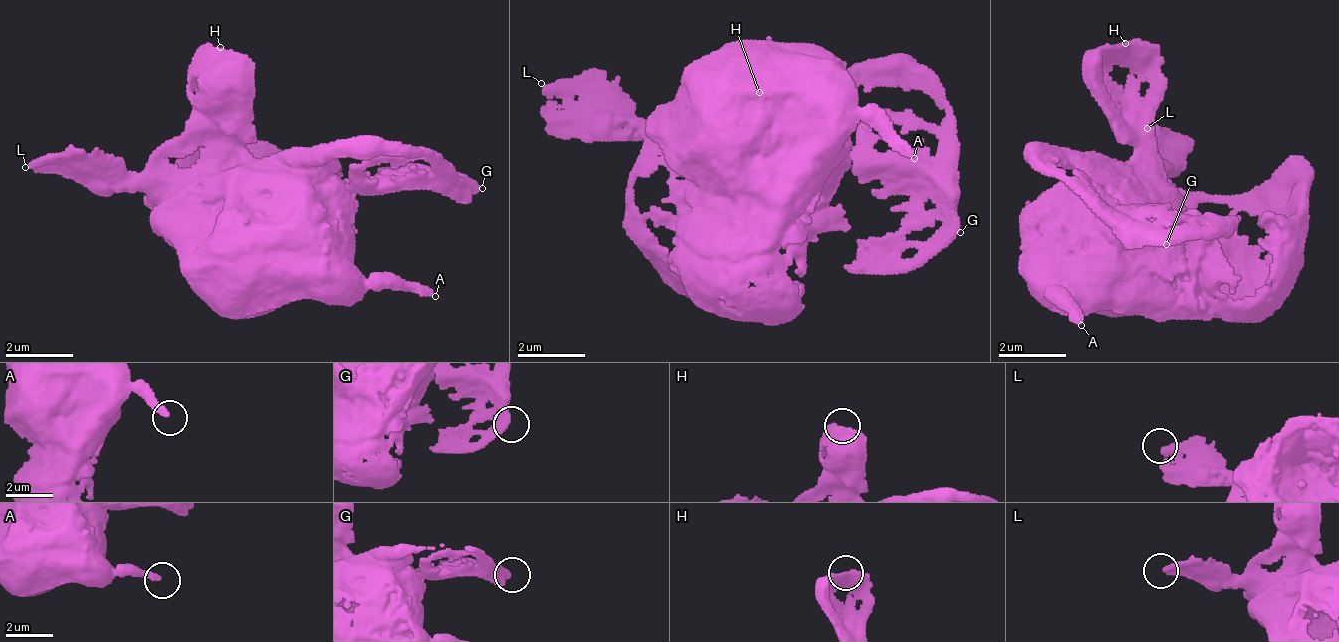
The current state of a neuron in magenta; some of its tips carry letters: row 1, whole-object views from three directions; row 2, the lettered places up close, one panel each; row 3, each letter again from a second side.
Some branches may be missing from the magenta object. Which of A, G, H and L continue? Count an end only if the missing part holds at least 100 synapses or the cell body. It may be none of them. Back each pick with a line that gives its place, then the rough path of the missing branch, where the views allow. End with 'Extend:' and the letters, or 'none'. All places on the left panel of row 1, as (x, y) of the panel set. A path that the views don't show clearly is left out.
L: place (25, 167)
Extend: L

